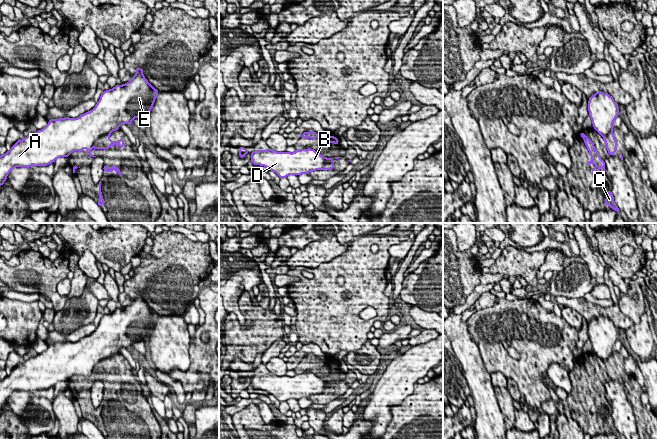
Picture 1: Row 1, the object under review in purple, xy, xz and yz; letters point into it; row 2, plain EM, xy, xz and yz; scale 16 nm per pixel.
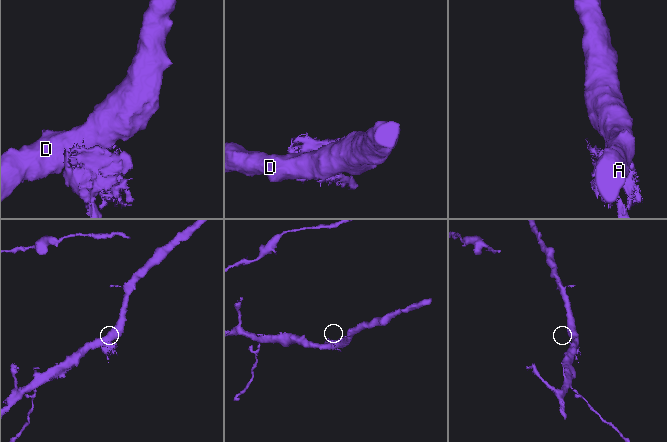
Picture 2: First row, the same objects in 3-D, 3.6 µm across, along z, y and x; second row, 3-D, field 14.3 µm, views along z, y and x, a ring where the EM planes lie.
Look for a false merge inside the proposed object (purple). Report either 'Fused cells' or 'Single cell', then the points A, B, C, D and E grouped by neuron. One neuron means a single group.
Fused cells. Groups: A B D E / C

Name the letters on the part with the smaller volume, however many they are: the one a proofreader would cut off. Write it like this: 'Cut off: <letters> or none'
Cut off: C

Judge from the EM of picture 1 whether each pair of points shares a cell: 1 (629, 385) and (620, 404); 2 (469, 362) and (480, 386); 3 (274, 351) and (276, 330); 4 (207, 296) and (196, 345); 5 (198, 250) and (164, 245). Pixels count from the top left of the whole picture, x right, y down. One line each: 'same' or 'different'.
1: different
2: same
3: different
4: same
5: same

